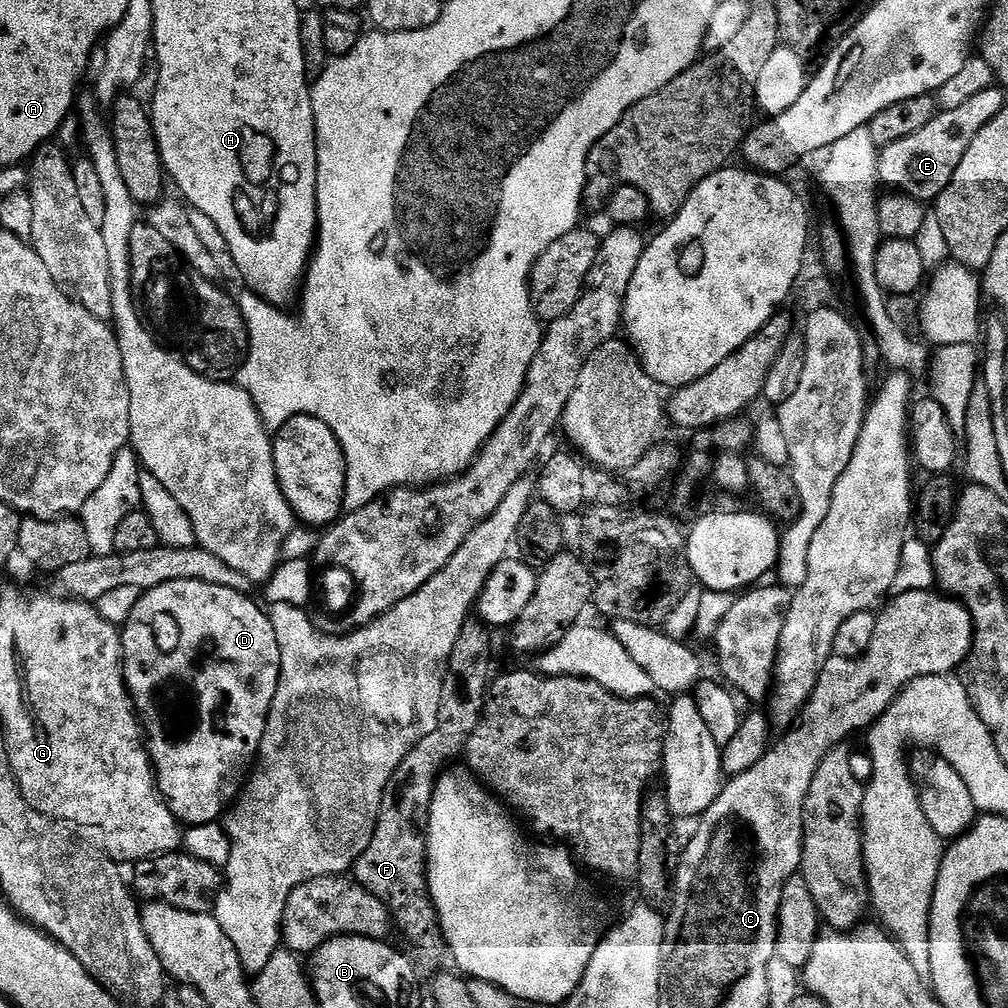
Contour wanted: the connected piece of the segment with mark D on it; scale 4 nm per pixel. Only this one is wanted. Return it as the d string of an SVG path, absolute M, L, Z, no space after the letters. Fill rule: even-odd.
M179 580L166 582L157 588L149 588L137 599L130 609L130 618L122 626L122 663L124 666L124 683L132 697L143 735L146 737L148 755L155 768L155 778L168 809L176 815L177 820L185 825L211 824L219 821L227 813L230 805L242 791L246 780L246 771L259 753L264 728L268 725L268 711L274 702L274 694L280 681L280 651L278 638L274 638L272 617L251 600L243 591L218 586L210 582L197 580Z

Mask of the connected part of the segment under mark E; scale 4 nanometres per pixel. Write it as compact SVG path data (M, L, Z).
M993 86L981 90L978 94L970 94L970 98L966 98L966 102L962 102L962 106L937 111L936 116L930 118L930 122L926 122L926 126L922 126L922 130L909 134L907 138L898 138L898 142L890 142L890 146L879 149L877 162L879 183L883 187L885 184L888 190L911 196L914 200L936 201L942 194L942 190L946 190L946 186L950 186L950 178L954 178L954 170L958 170L958 162L962 162L962 154L966 154L966 150L970 150L970 142L974 142L974 138L978 138L978 130L982 130L982 126L989 124L1006 107L1003 91L1005 92L1003 87Z

